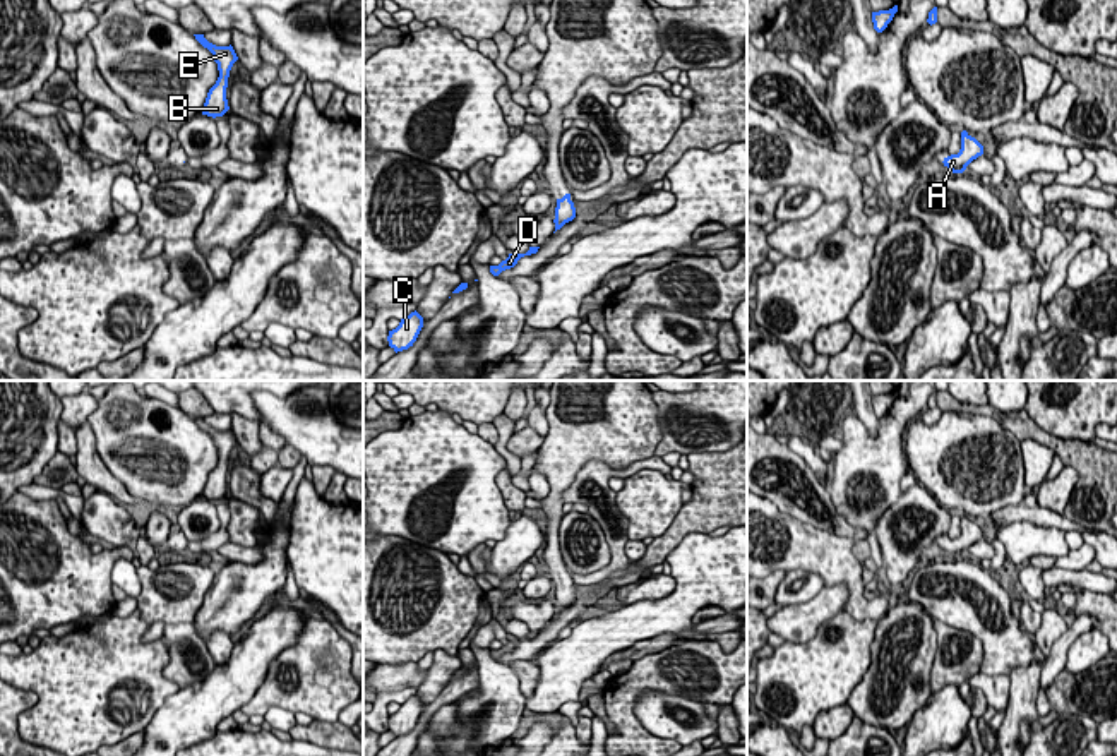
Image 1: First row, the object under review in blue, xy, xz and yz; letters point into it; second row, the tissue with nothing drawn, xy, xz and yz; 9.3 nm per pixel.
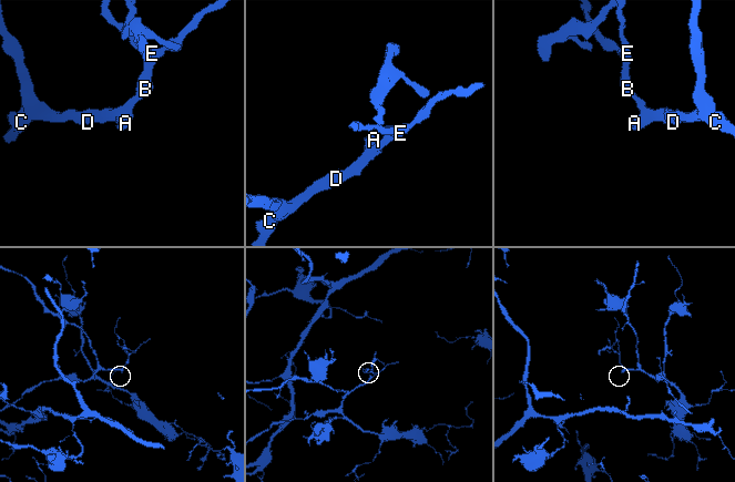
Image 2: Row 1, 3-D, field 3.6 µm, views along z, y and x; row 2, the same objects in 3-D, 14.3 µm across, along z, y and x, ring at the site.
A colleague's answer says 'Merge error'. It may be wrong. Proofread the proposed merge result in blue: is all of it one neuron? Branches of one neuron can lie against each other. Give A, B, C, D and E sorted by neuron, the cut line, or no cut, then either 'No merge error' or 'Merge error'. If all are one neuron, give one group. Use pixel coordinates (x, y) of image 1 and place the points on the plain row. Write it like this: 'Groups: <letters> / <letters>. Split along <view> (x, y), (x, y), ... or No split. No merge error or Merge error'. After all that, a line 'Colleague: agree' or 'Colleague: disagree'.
Groups: A B C D E. No split. No merge error
Colleague: disagree

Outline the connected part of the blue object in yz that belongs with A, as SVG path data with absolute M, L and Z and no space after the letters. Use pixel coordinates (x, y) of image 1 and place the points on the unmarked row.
M966 514L961 516L961 533L958 538L951 538L944 542L944 550L947 550L953 557L963 557L966 550L983 538L983 530L971 521Z

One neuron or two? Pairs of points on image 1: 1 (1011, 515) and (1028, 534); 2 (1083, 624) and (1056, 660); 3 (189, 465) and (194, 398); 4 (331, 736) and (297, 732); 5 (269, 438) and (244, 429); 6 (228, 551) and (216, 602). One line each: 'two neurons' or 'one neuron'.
1: two neurons
2: one neuron
3: two neurons
4: one neuron
5: two neurons
6: two neurons

